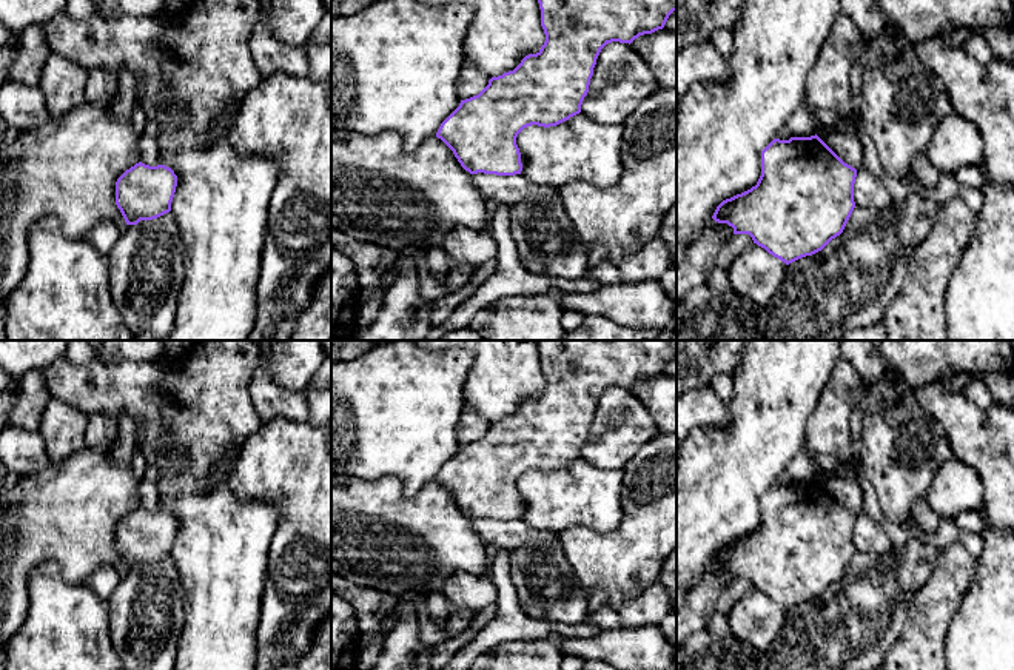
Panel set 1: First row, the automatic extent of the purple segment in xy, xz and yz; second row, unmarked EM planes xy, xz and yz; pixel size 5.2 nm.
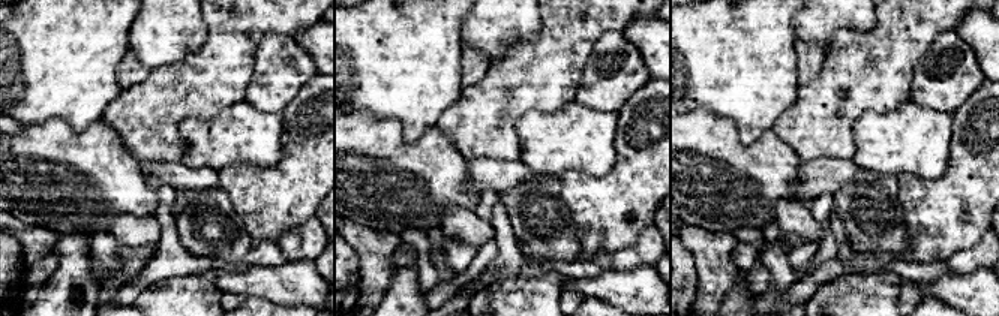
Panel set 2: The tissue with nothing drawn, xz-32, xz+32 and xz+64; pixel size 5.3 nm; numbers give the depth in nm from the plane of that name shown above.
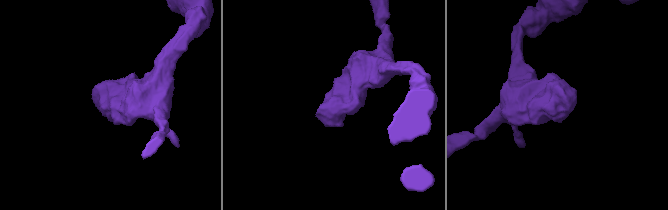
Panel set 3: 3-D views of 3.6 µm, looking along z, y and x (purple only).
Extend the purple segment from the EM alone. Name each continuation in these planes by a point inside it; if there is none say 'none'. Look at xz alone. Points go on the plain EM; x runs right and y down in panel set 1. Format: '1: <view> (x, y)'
none

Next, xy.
none

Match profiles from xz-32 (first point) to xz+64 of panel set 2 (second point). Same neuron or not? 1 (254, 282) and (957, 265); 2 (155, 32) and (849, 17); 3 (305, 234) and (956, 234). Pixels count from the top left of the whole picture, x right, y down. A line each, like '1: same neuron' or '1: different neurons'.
1: different neurons
2: same neuron
3: different neurons

